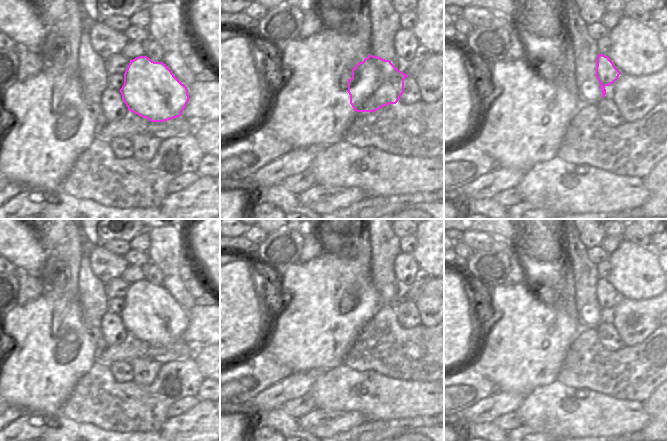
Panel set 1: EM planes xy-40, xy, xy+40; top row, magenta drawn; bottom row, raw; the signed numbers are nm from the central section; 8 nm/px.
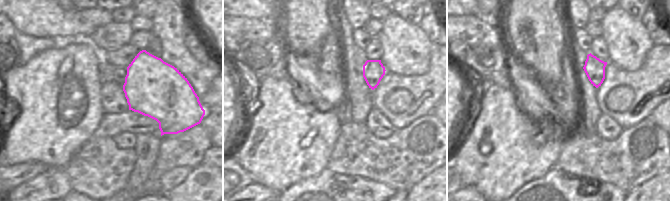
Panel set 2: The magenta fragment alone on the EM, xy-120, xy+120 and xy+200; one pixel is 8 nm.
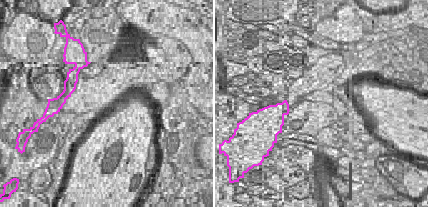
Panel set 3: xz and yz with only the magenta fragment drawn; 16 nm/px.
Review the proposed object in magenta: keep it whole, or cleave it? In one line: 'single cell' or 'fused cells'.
fused cells

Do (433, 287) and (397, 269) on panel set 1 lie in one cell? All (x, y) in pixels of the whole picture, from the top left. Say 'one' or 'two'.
one

